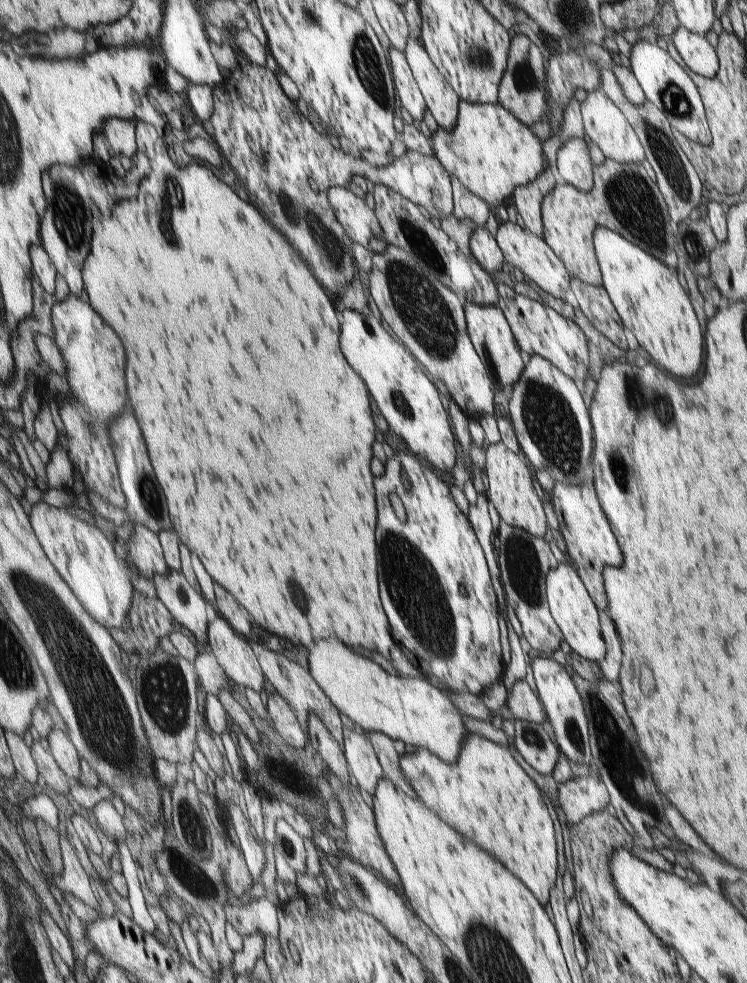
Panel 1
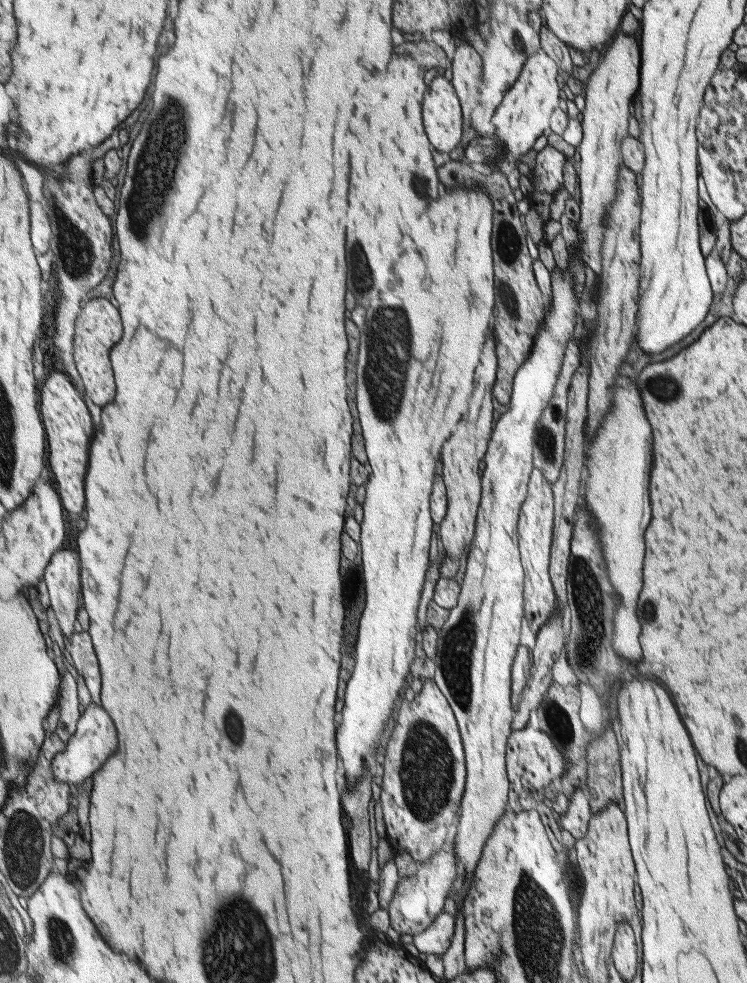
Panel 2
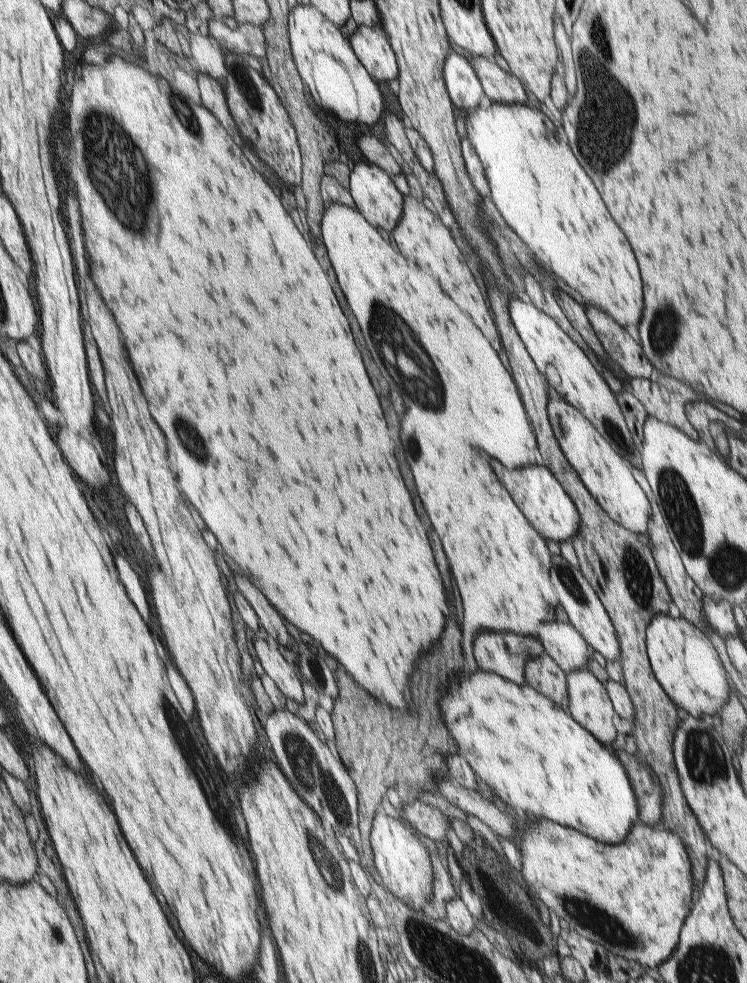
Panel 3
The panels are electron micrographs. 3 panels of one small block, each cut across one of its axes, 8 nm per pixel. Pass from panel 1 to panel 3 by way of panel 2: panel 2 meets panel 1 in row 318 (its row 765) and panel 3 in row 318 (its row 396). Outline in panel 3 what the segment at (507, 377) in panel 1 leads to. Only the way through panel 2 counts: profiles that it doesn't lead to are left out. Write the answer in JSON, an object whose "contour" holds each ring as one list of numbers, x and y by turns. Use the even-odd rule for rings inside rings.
{"contour":[[511,297,512,320,516,320,516,330,519,336,528,340,528,348,532,348,532,356,536,356,536,364,540,364,539,371,546,376,547,384,552,386,558,396,575,405,583,415,607,439,610,446,624,460,632,466,643,470,640,452,633,441,632,431,626,424,620,405,608,383,600,376,600,373,592,366,590,359,584,351,552,320,544,311,531,302]]}

